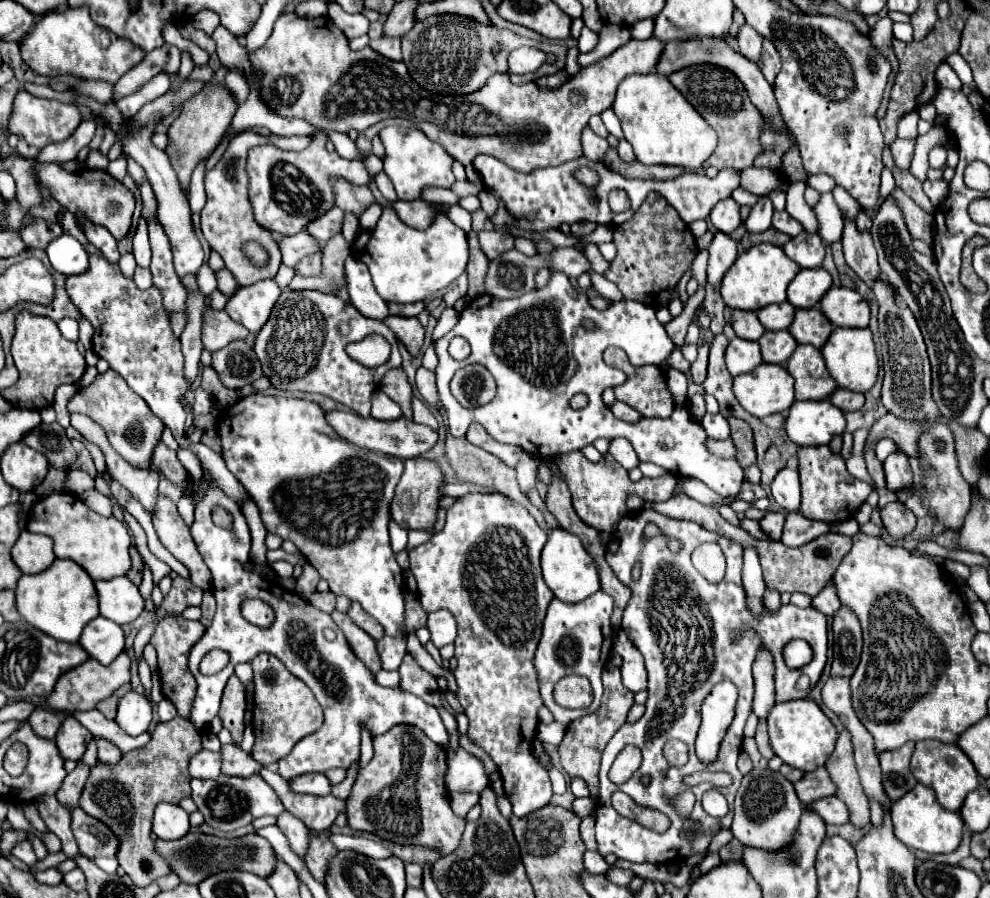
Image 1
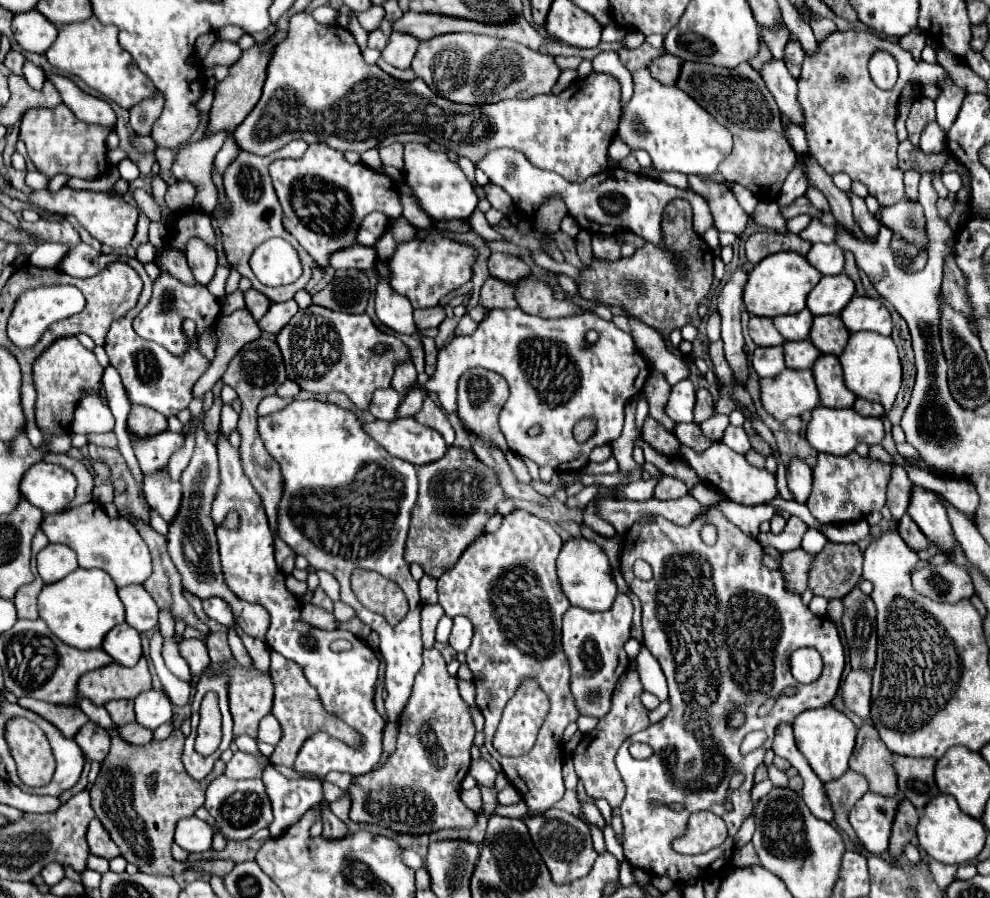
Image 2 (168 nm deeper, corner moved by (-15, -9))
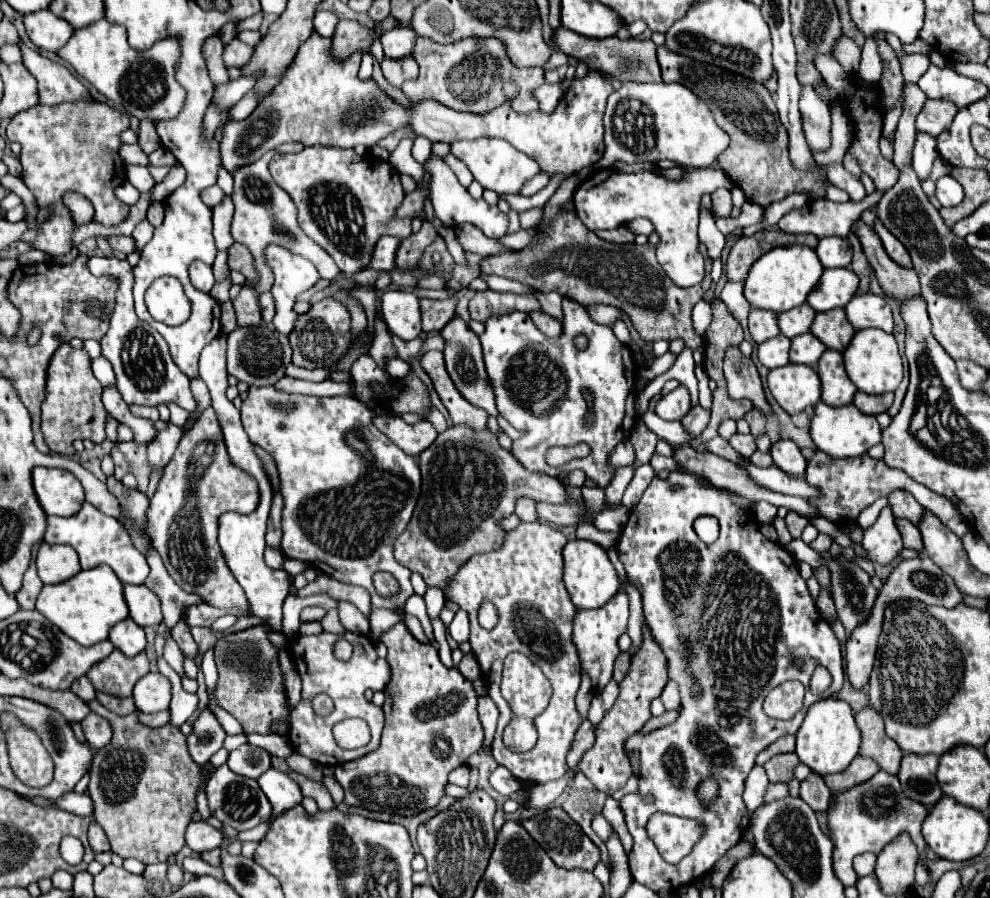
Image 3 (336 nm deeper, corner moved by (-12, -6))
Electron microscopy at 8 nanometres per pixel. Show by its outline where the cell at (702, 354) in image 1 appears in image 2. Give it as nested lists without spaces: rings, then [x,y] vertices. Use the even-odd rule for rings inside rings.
[[[699,388],[697,390],[697,404],[695,404],[695,424],[701,424],[703,420],[707,420],[715,410],[715,402],[713,396],[707,388]]]

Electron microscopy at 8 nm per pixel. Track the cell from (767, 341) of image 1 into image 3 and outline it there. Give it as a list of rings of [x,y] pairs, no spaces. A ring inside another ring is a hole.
[[[810,331],[802,333],[792,339],[790,349],[790,361],[792,363],[804,363],[804,365],[816,365],[820,355],[826,351],[826,345],[818,341]]]

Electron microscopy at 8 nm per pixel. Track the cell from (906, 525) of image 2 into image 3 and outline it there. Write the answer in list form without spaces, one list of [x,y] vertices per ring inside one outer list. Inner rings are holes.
[[[896,519],[896,527],[902,535],[902,541],[904,541],[904,547],[906,549],[914,549],[914,551],[922,551],[922,535],[918,531],[918,527],[914,527],[912,523],[904,521],[904,519]]]

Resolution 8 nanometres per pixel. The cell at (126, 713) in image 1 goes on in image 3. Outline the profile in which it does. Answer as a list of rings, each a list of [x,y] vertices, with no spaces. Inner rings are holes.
[[[160,673],[144,675],[134,687],[134,701],[142,713],[158,713],[170,705],[170,681]]]

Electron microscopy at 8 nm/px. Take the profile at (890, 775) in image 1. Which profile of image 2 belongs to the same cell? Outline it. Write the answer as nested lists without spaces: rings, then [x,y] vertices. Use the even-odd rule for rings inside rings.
[[[895,756],[895,774],[897,774],[897,786],[899,794],[903,794],[919,812],[923,806],[939,794],[939,788],[933,780],[933,758],[907,758],[907,756]]]

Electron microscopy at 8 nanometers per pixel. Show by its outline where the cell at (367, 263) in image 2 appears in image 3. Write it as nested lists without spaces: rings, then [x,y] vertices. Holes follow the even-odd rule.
[[[382,237],[376,245],[374,251],[374,269],[378,271],[392,271],[394,269],[394,259],[396,259],[396,249],[400,247],[400,239],[398,237]]]

